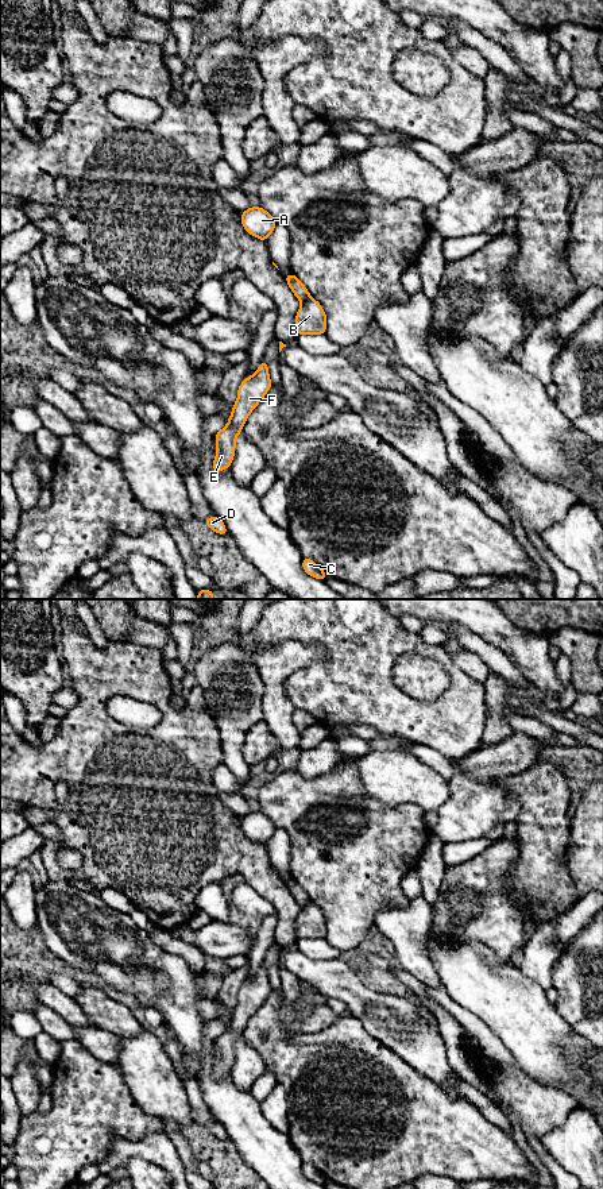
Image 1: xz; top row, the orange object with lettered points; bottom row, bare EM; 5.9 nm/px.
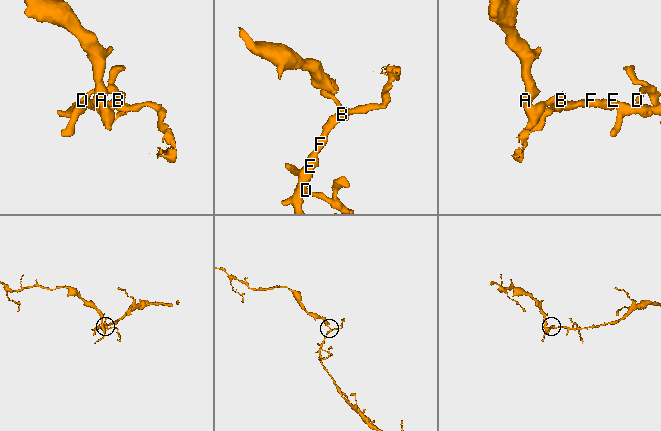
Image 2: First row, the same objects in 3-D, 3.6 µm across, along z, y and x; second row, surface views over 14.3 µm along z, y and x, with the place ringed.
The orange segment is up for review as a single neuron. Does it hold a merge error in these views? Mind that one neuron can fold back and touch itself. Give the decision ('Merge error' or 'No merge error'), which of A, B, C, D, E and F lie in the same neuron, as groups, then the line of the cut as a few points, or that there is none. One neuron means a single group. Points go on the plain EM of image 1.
Merge error. Groups: A / B C D E F. Split along xz (310, 902), (302, 907)

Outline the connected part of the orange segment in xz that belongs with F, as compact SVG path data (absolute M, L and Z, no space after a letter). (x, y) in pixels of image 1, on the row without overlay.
M263 964L258 976L246 983L239 991L239 1003L233 1008L228 1030L214 1039L217 1047L217 1058L212 1072L214 1077L220 1077L231 1070L235 1061L236 1041L243 1035L248 1019L263 1004L271 991L267 966Z

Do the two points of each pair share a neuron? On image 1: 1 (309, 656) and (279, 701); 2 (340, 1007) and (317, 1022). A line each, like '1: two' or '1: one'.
1: one
2: two

